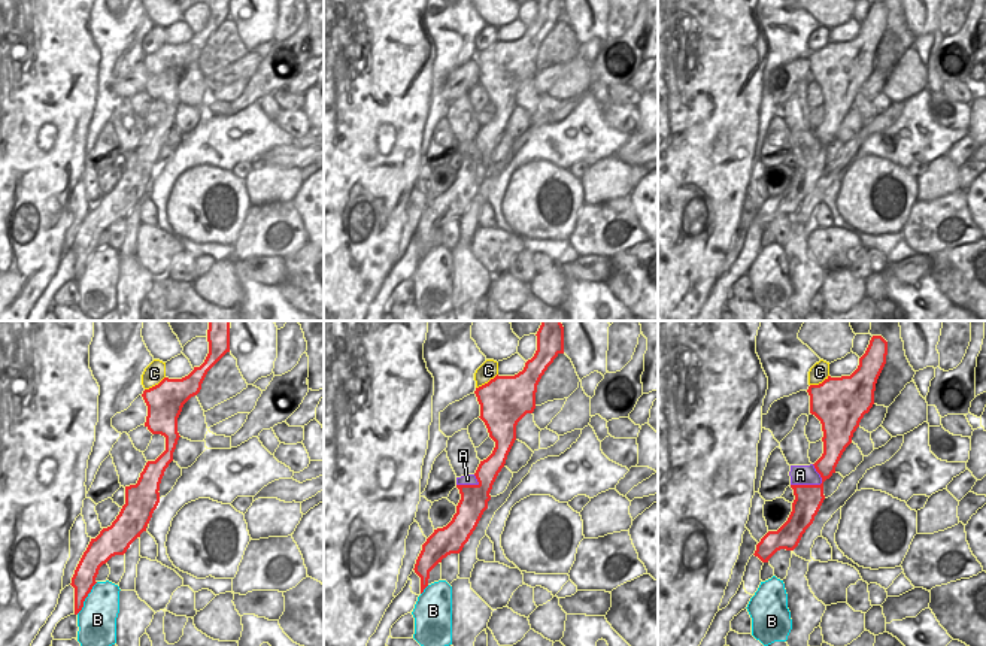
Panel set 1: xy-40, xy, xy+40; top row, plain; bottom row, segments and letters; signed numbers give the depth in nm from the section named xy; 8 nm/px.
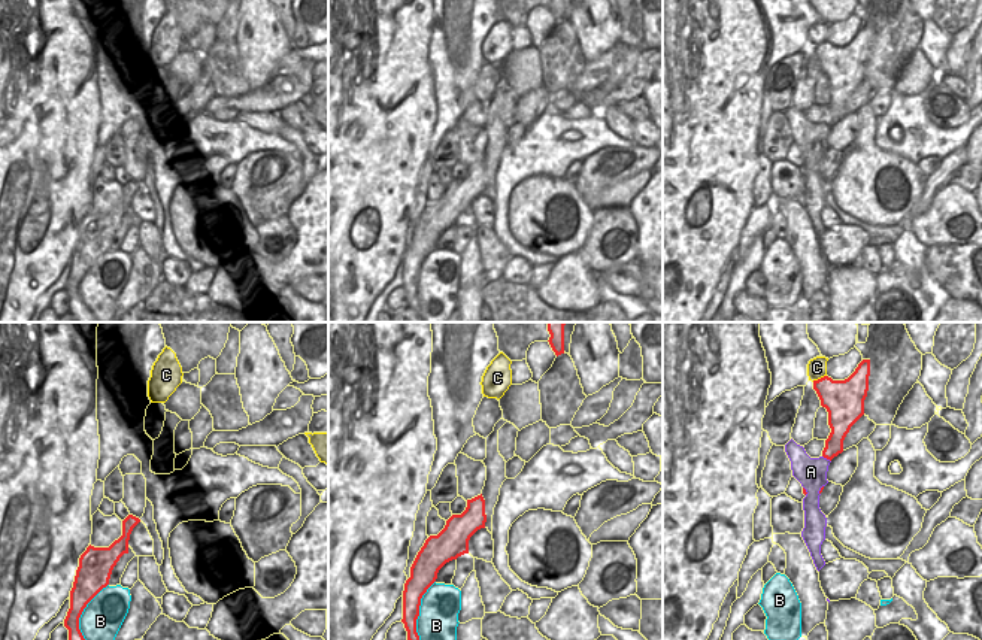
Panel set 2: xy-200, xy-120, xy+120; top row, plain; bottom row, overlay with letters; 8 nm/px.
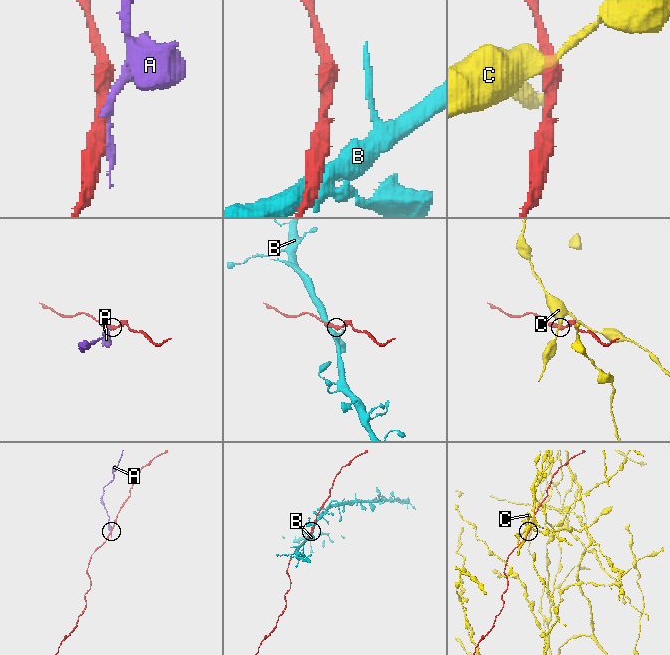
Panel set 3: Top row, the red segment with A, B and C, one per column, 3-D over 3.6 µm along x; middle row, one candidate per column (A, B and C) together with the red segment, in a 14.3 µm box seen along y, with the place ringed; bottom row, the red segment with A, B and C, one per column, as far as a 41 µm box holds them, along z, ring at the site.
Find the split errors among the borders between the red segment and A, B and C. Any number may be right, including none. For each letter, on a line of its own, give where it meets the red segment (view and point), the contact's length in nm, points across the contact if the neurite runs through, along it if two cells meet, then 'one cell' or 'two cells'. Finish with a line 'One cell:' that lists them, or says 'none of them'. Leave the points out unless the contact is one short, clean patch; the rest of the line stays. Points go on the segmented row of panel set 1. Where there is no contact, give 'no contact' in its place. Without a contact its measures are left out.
A: xy+40 (807, 485) | 280 nm | two cells
B: xy-40 (85, 597) | 320 nm | two cells
C: xy (488, 382) | 220 nm | along xy (497, 373), (476, 388) | two cells
One cell: none of them

